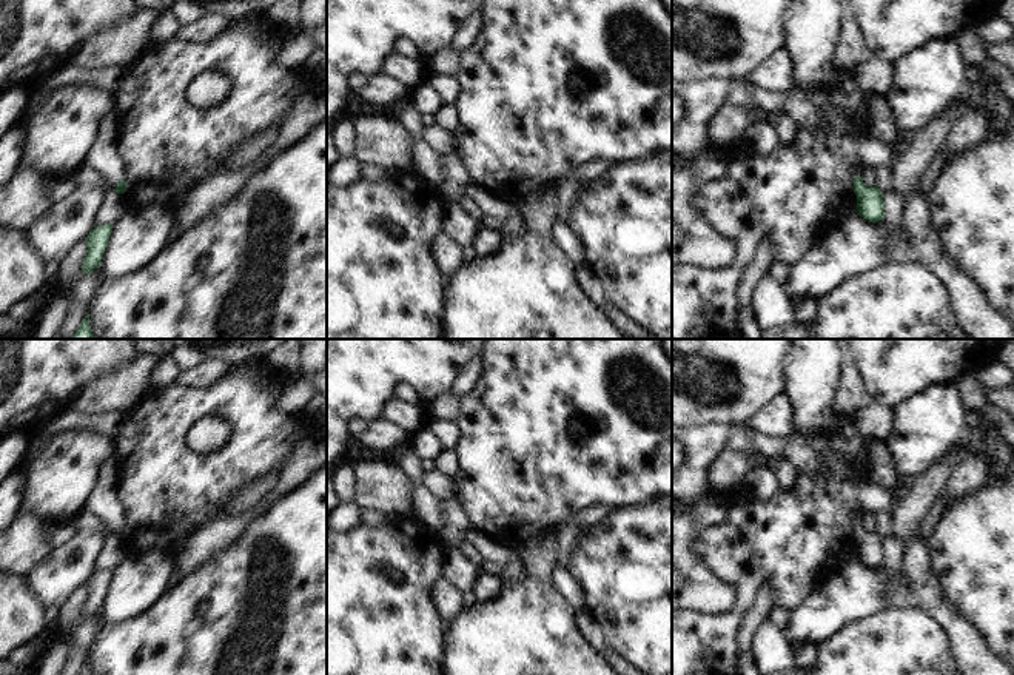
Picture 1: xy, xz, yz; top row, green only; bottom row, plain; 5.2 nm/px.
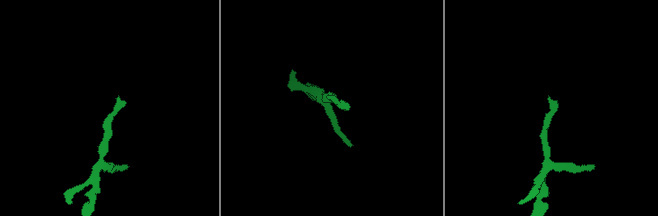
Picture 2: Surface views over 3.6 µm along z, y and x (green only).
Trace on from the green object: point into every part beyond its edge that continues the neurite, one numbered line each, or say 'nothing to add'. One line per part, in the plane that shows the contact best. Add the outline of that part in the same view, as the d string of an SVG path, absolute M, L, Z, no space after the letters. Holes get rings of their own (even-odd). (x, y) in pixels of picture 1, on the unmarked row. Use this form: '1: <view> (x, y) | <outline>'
1: xy (104, 503) | M112 455L102 462L97 481L85 504L85 510L94 515L111 533L116 533L125 519L123 505L119 501L120 478L119 458Z

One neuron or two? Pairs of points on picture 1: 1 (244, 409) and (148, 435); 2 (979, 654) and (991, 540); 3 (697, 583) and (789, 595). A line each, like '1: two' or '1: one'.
1: one
2: two
3: two

